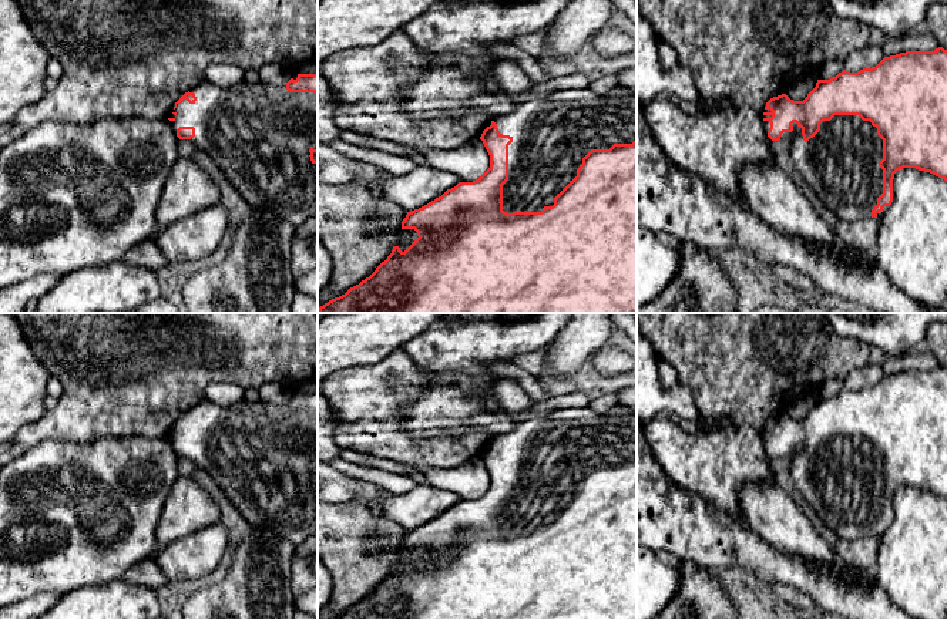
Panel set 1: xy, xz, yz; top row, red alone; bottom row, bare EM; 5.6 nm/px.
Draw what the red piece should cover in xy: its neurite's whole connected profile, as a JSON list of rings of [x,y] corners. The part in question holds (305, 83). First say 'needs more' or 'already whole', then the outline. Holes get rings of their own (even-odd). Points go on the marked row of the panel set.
needs more; [[[293,73],[286,84],[262,90],[246,81],[221,88],[202,80],[175,102],[168,120],[179,139],[189,139],[199,151],[212,155],[251,209],[269,211],[295,228],[318,213],[318,74]]]

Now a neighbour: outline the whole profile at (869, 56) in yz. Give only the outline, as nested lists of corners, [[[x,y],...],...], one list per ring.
[[[867,44],[849,54],[849,57],[843,61],[843,70],[857,73],[863,68],[872,68],[876,67],[884,57],[881,47]]]

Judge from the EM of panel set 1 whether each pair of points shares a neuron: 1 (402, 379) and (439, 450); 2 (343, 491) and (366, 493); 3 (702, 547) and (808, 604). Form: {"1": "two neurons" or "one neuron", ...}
{"1": "one neuron", "2": "one neuron", "3": "two neurons"}

